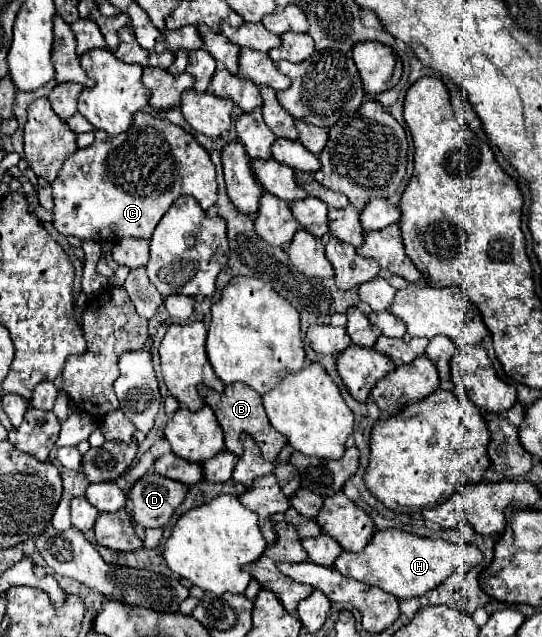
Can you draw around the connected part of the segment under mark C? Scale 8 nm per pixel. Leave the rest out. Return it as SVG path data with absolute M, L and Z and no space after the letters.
M138 111L136 115L134 115L134 125L126 131L126 133L120 133L118 137L110 137L106 131L96 131L96 141L90 145L90 147L86 147L86 149L78 149L74 155L70 155L66 161L64 161L64 165L62 165L62 169L58 171L58 177L56 177L56 181L52 183L52 191L54 191L54 227L56 227L56 231L58 233L62 233L62 235L72 235L72 237L78 237L80 241L88 241L88 239L94 239L94 241L98 241L98 243L114 243L116 239L122 239L122 237L134 237L134 239L146 239L146 241L150 241L150 237L152 237L152 233L154 233L154 229L156 229L156 225L160 223L160 219L164 217L164 213L170 209L170 205L180 197L180 195L190 195L190 197L194 197L198 203L200 203L200 207L204 209L204 211L208 211L214 203L216 203L216 173L214 173L214 163L210 161L210 155L208 155L208 151L190 135L190 133L186 133L184 129L180 129L180 127L176 127L174 123L170 123L170 121L166 121L166 119L158 119L158 117L154 117L154 115L150 115L150 113L144 113L144 111Z

